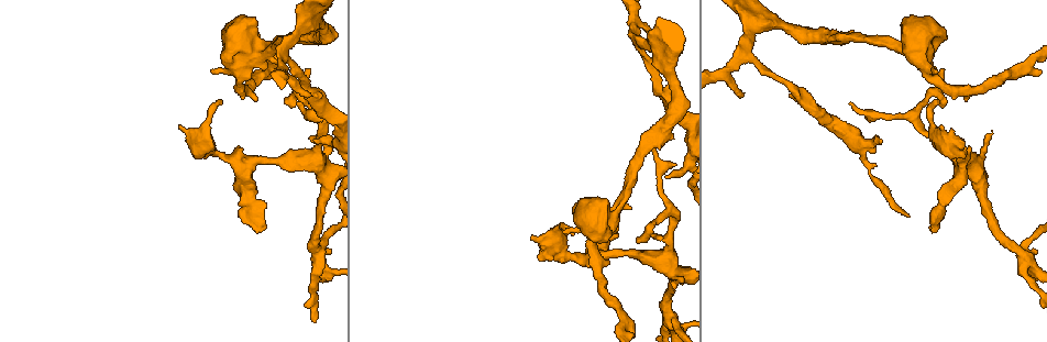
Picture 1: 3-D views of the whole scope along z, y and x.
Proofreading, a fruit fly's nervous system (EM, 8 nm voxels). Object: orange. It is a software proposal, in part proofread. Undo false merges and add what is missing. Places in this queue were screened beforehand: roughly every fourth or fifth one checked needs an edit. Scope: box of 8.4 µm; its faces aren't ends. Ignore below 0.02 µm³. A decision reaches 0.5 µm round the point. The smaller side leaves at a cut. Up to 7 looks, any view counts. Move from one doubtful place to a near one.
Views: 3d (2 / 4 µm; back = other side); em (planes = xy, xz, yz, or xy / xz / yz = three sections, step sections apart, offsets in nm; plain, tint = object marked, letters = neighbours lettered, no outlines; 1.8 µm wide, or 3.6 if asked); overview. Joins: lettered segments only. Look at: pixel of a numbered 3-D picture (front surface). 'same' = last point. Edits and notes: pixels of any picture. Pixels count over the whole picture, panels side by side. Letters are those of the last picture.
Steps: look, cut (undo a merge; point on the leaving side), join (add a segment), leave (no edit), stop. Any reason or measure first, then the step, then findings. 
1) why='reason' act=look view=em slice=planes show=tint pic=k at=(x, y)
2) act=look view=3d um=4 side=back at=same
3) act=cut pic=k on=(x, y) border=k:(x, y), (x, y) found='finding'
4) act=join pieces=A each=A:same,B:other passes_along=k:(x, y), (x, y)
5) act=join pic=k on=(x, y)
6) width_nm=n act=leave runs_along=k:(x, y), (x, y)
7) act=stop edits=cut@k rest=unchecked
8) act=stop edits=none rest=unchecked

why='tapers out' act=look view=3d um=2 pic=1 at=(674, 285)

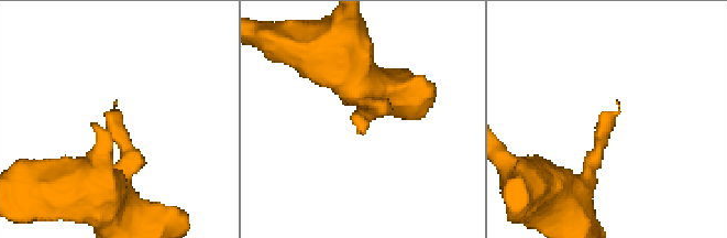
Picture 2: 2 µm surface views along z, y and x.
act=look view=em slice=planes show=letters pic=2 at=(116, 106)

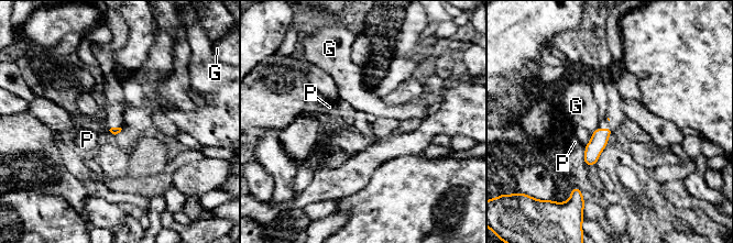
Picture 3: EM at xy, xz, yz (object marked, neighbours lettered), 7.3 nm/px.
act=leave each=G:other,P:other border=3:(598, 128), (592, 132) found='no lettered segment goes on from it'

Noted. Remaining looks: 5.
why='free end' act=look view=3d um=2 pic=1 at=(263, 225)

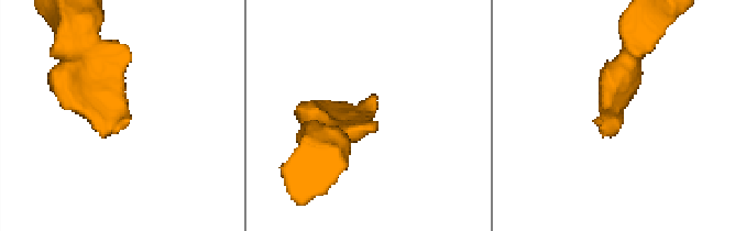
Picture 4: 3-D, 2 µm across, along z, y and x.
act=look view=em slice=yz step=8 show=tint pic=4 at=(127, 118)

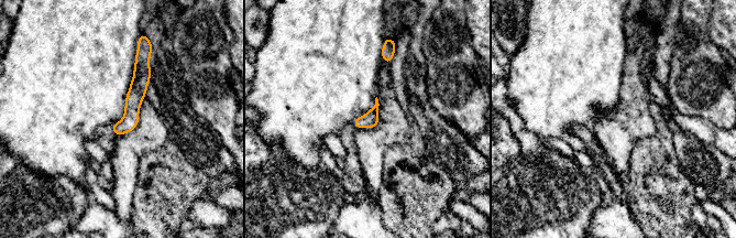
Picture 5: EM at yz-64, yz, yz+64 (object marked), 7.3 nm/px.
why='cut it another way' act=look view=em slice=planes show=letters at=same

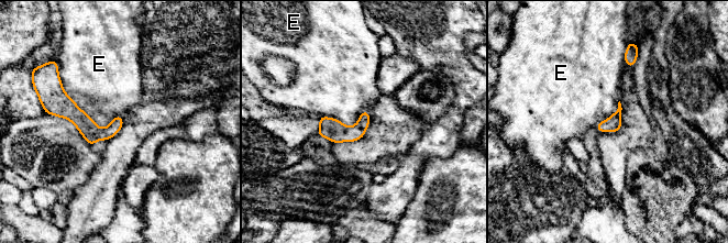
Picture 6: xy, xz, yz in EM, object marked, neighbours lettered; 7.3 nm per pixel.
act=leave each=E:other runs_along=6:(53, 111), (92, 132), (120, 122) found='none of them fits'

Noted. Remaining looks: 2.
act=stop edits=none rest=unchecked

